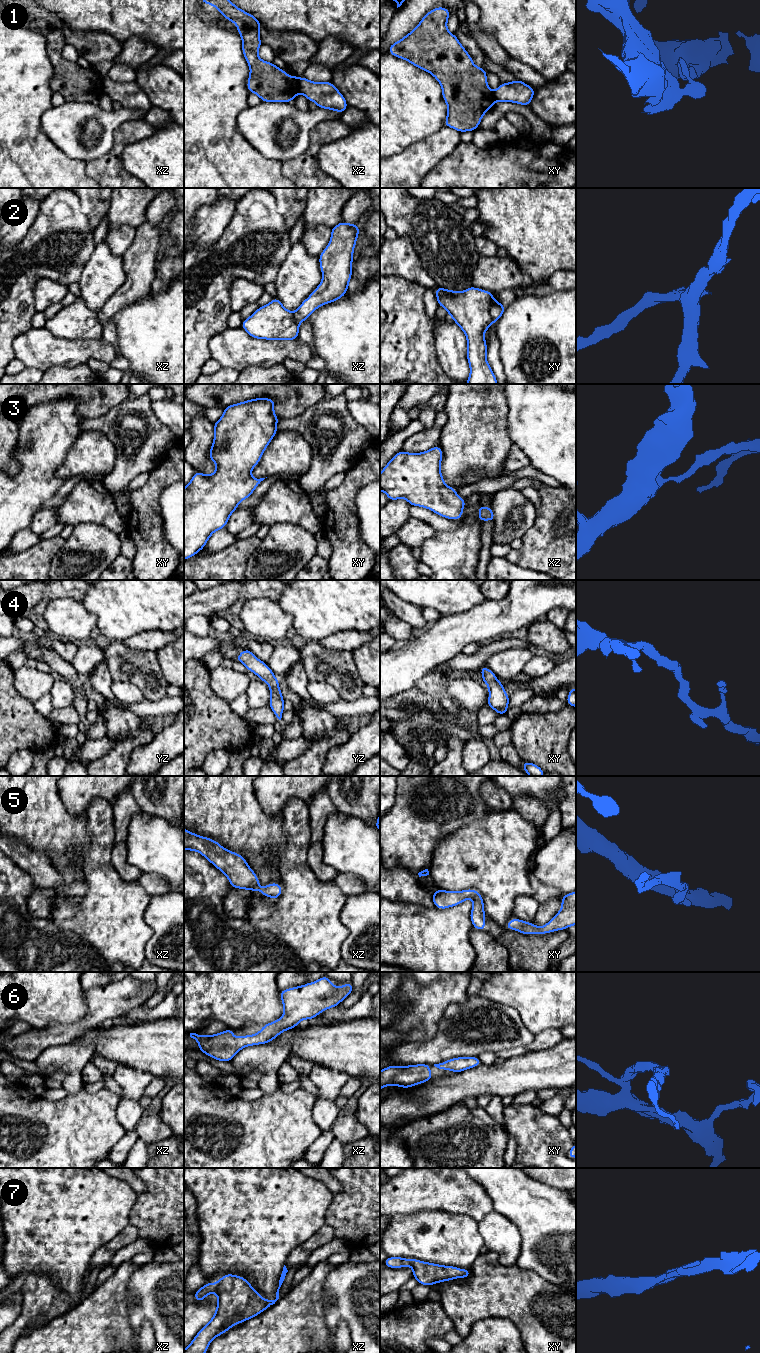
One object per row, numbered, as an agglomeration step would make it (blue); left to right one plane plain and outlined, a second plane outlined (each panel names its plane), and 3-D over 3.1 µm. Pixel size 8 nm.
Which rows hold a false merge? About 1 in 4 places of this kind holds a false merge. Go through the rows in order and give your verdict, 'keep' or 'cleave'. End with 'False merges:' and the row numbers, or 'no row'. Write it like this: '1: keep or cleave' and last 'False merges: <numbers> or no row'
1: cleave
2: cleave
3: keep
4: keep
5: keep
6: keep
7: keep
False merges: 1, 2

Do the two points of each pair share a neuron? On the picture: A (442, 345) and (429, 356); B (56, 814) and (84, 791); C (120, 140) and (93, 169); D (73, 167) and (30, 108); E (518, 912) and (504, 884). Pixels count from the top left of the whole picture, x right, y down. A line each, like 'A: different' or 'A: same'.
A: different
B: different
C: same
D: same
E: different

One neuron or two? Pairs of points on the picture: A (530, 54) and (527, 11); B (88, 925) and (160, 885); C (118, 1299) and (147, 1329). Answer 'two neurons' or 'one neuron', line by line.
A: one neuron
B: two neurons
C: one neuron

